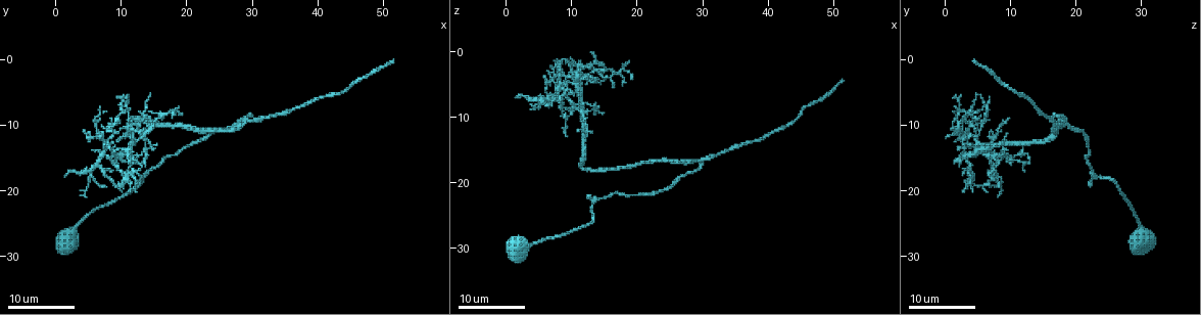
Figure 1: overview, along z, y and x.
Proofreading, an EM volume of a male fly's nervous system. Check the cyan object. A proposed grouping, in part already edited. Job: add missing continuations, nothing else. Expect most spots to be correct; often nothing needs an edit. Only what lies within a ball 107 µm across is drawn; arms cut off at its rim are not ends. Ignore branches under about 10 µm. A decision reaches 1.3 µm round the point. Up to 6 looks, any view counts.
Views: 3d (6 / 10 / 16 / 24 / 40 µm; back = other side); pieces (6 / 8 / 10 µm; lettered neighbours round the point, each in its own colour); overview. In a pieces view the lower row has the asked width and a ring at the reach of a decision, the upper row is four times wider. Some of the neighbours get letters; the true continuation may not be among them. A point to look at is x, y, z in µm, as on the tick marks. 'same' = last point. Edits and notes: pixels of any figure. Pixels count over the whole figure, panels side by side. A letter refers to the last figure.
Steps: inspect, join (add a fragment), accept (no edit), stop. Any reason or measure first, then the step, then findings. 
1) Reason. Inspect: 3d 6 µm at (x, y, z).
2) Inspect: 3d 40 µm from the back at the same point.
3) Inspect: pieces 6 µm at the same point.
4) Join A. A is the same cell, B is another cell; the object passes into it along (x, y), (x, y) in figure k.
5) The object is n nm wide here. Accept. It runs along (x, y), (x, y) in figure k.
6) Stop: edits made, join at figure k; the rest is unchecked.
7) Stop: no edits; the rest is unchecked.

An open end. Inspect: 3d 16 µm at (11.0, 17.0, 12.0).

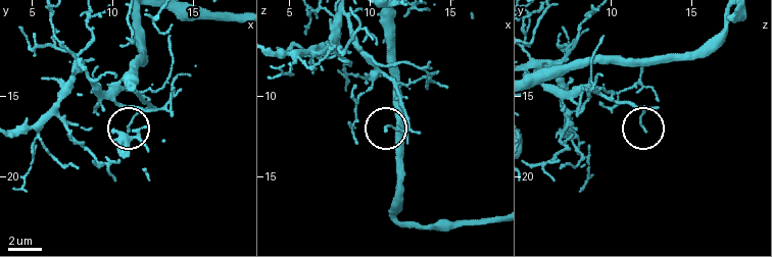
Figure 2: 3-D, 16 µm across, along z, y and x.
Inspect: pieces 8 µm at (10.9, 17.1, 12.1).

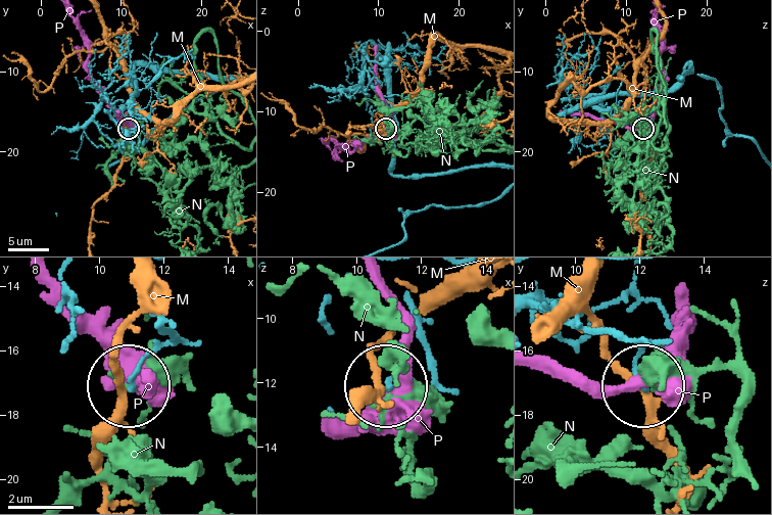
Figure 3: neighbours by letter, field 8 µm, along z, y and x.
Accept. M, N and P are other cells; none of them fits.

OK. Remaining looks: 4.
An open end. Inspect: 3d 16 µm at (19.0, 8.0, 4.0).

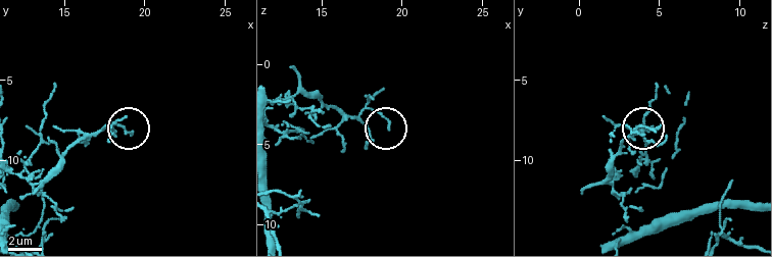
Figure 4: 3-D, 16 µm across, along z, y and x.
Inspect: pieces 6 µm at (19.3, 8.4, 4.1).

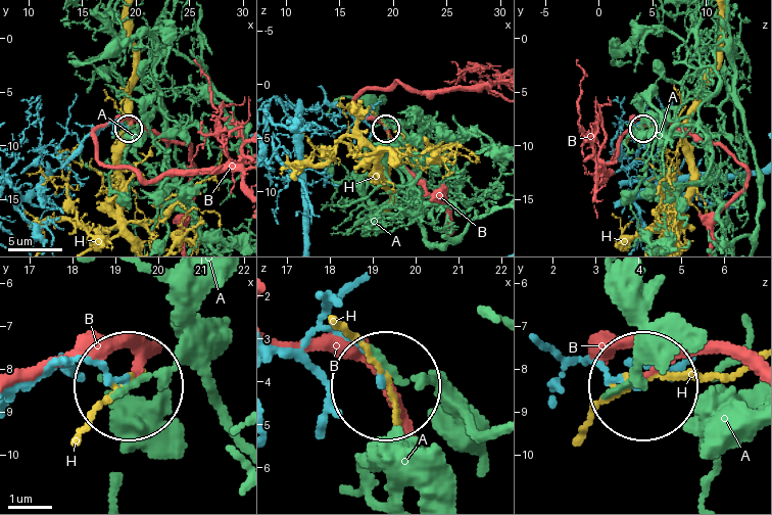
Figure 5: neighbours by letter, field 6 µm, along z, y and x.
Accept. A, B and H are other cells; it runs along (19, 388), (63, 366), (96, 366), (130, 388) in figure 5; no lettered fragment goes on from it.

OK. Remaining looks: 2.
An open end. Inspect: 3d 24 µm at (12.5, 19.5, 22.5).

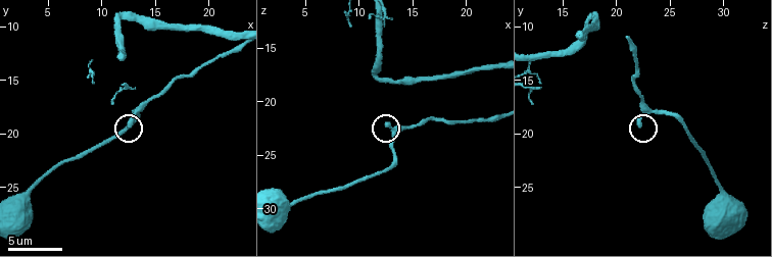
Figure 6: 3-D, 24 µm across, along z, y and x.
Inspect: pieces 6 µm at (12.4, 19.2, 22.0).

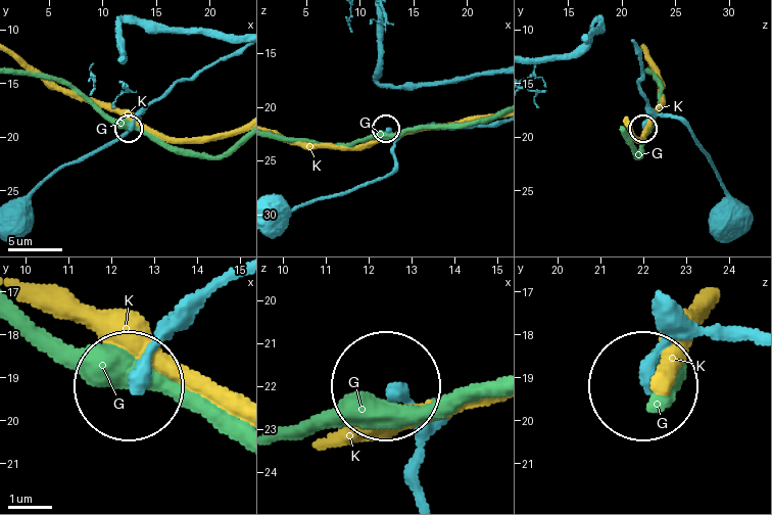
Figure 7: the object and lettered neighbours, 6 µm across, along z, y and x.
The object is 300 nm wide here. Accept. G and K are other cells; it runs along (161, 331), (133, 382) in figure 7; no lettered fragment goes on from it.

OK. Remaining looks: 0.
Stop: no edits; the rest is unchecked.

